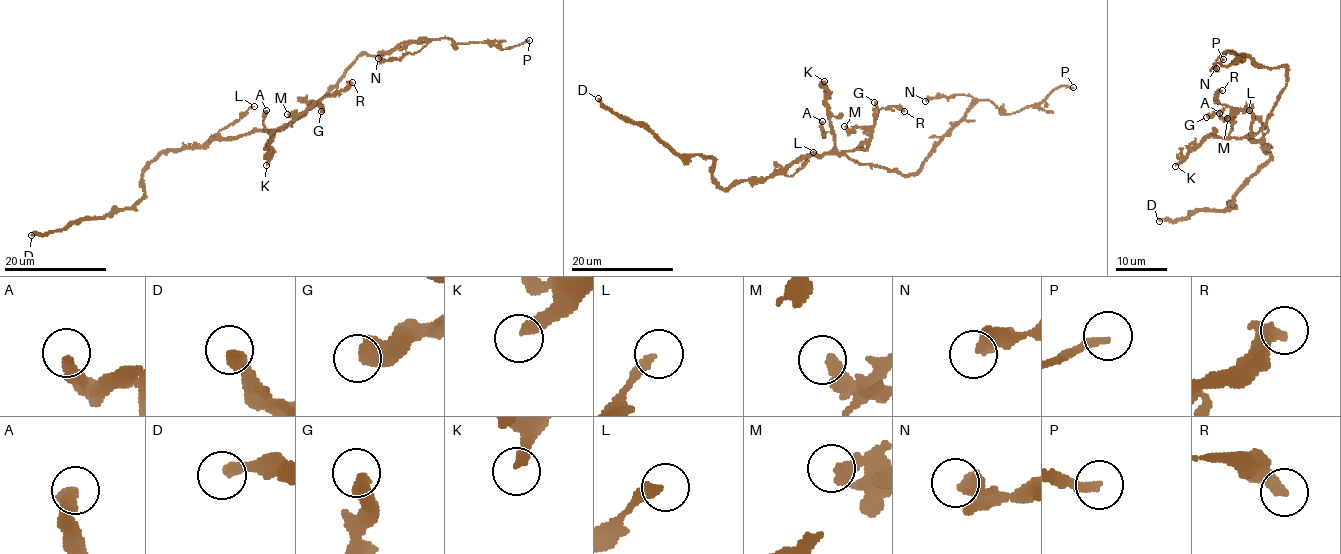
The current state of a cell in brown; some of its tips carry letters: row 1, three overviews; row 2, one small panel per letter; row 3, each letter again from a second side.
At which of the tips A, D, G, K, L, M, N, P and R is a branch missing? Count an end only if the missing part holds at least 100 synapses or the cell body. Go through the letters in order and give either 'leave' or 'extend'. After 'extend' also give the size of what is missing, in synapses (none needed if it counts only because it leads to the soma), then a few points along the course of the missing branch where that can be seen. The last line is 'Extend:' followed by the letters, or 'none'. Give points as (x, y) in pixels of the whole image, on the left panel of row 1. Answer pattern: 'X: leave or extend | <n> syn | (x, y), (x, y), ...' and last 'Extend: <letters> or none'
A: leave
D: leave
G: leave
K: extend | 170 syn | (266, 165), (260, 187), (244, 202), (217, 212), (197, 239)
L: leave
M: leave
N: leave
P: leave
R: leave
Extend: K

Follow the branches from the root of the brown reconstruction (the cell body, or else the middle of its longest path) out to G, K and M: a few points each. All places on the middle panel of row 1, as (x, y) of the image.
G: (838, 154), (867, 148), (875, 119), (874, 102)
K: (838, 154), (834, 130), (828, 115), (828, 88), (824, 81)
M: (838, 154), (866, 149), (869, 144), (870, 136), (863, 129), (844, 126)

